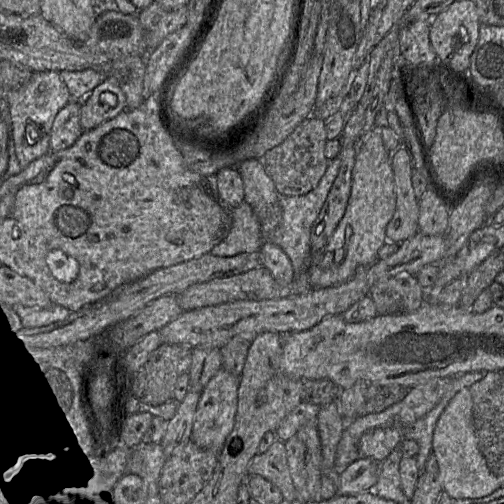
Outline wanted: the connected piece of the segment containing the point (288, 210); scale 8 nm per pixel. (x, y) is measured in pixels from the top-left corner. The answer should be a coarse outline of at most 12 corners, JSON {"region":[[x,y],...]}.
{"region":[[329,165],[319,184],[299,196],[278,195],[282,221],[272,241],[295,275],[311,265],[311,229],[338,175]]}

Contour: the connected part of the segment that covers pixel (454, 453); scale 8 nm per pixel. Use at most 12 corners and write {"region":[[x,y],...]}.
{"region":[[471,387],[440,415],[433,453],[452,499],[501,487],[480,451]]}

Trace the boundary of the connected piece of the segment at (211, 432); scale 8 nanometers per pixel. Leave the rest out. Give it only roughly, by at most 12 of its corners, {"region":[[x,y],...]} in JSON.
{"region":[[220,369],[200,393],[190,440],[219,454],[239,378]]}

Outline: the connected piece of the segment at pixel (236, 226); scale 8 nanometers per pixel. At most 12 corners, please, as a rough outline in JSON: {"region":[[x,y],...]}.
{"region":[[243,201],[232,210],[227,237],[210,254],[259,251],[259,221]]}

